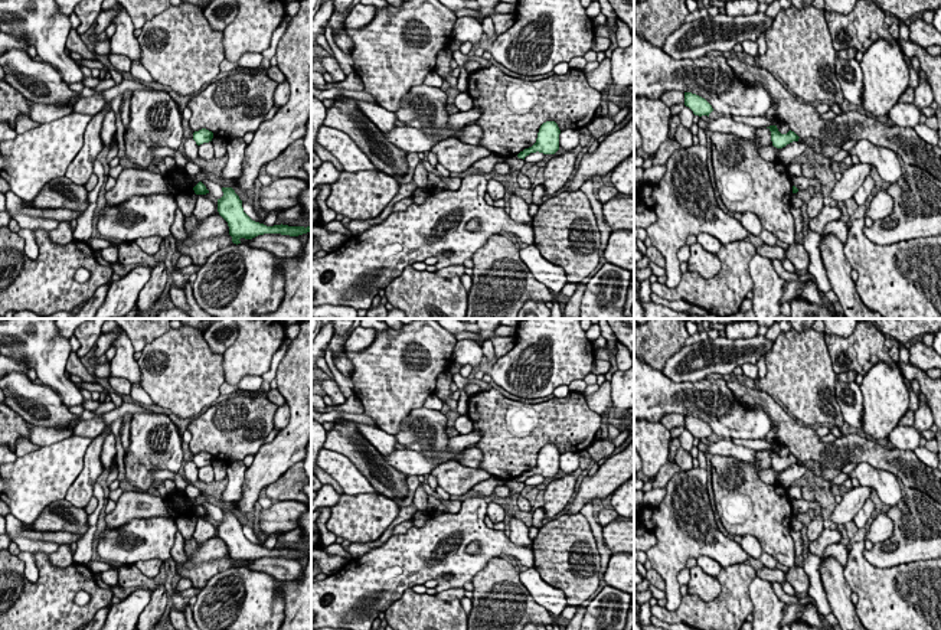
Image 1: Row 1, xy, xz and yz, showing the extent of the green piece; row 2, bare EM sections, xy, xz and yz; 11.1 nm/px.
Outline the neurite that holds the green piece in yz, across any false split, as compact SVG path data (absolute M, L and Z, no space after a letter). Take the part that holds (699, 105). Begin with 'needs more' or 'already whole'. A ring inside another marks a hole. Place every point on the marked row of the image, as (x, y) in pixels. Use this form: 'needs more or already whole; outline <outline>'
already whole; outline M684 92L684 105L689 107L695 115L708 115L713 111L712 105L702 97Z

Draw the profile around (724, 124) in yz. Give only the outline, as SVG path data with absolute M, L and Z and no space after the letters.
M722 115L718 120L710 120L709 123L703 121L702 118L697 121L699 128L703 131L710 130L712 133L731 133L735 134L739 138L755 138L755 127L735 123L732 117Z

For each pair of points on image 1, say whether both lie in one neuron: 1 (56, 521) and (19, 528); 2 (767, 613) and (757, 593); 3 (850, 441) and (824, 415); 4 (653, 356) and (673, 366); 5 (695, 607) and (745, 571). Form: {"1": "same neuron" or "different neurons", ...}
{"1": "different neurons", "2": "same neuron", "3": "different neurons", "4": "different neurons", "5": "same neuron"}

